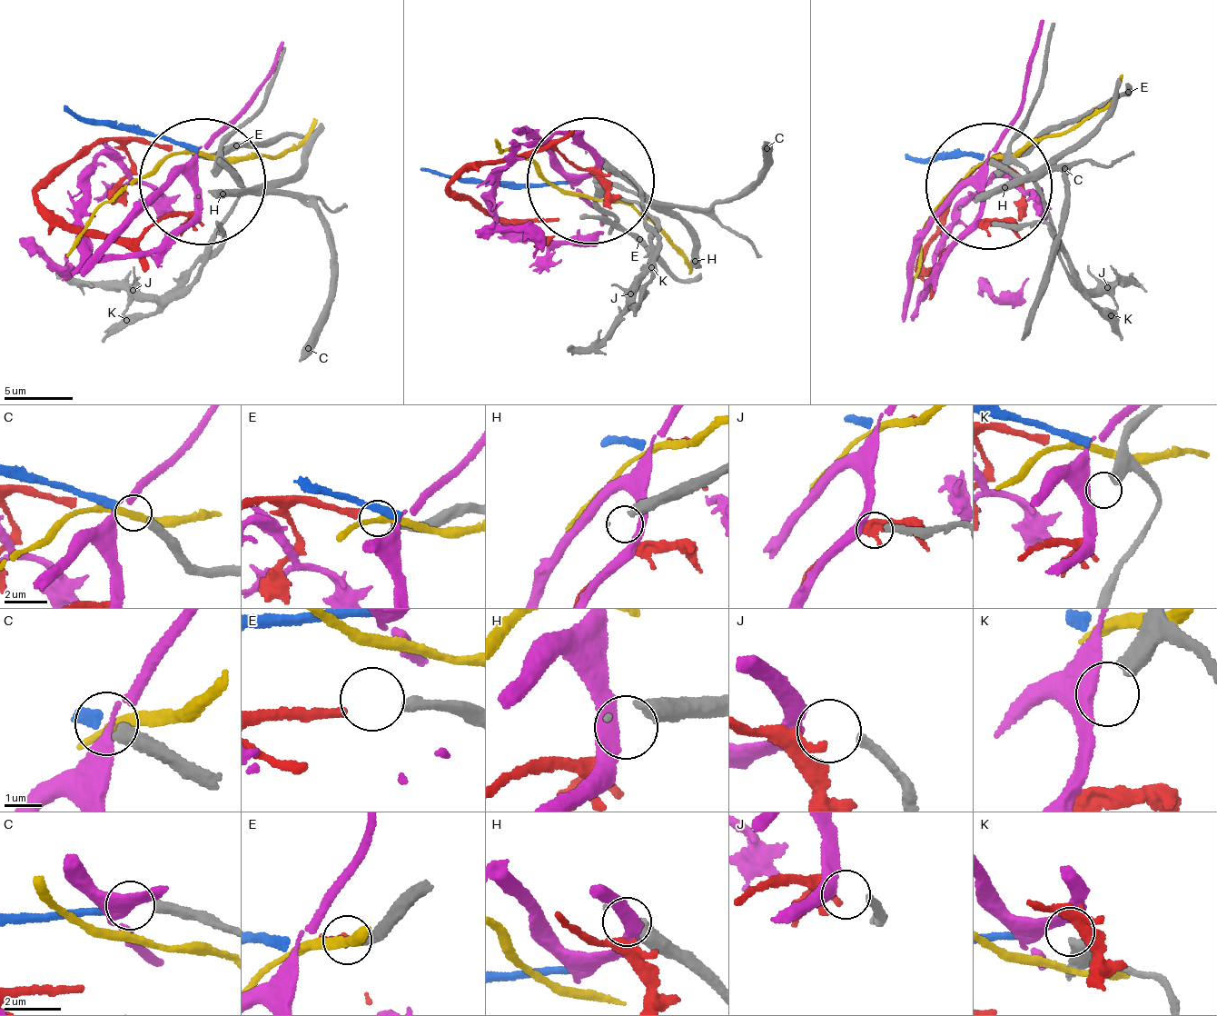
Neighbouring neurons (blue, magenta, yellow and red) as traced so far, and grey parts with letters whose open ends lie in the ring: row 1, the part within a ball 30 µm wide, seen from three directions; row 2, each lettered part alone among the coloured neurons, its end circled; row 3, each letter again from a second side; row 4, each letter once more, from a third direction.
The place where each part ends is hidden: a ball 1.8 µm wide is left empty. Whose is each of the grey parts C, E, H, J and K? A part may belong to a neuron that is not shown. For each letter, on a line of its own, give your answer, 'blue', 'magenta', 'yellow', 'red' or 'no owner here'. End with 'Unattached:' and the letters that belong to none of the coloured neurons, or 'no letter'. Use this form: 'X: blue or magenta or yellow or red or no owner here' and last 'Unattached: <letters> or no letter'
C: blue
E: red
H: no owner here
J: magenta
K: no owner here
Unattached: H, K

